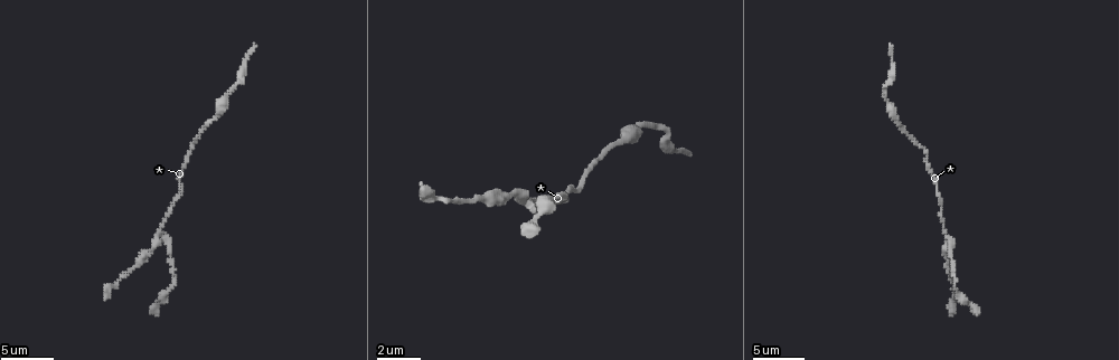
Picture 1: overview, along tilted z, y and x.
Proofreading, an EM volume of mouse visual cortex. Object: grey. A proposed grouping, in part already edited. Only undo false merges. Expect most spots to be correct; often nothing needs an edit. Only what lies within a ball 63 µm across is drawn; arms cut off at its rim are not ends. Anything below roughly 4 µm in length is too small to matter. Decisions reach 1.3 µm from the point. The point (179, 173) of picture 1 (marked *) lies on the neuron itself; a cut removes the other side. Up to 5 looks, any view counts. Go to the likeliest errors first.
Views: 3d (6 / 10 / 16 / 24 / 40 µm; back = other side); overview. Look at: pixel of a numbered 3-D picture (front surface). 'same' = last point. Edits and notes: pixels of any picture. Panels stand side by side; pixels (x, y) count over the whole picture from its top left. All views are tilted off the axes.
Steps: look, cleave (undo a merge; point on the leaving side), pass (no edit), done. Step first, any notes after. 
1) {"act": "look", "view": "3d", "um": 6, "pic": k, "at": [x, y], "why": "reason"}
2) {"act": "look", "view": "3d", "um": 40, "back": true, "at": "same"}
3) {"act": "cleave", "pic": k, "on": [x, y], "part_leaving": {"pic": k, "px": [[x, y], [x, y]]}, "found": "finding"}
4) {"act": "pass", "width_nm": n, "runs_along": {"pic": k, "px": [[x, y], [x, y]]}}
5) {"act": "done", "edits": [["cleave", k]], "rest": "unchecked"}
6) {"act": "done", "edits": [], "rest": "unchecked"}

{"act": "look", "view": "3d", "um": 10, "pic": 1, "at": [163, 234], "why": "a fork"}

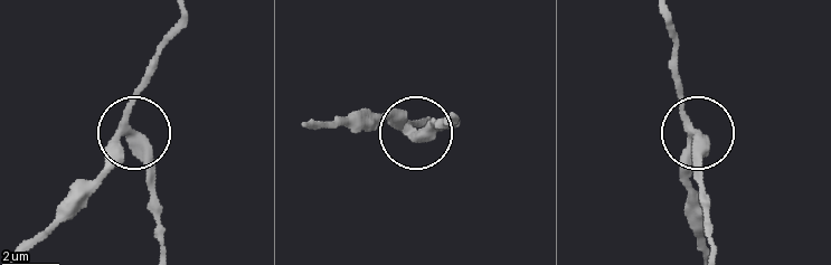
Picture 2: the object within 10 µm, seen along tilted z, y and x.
{"act": "pass", "arms": 3, "runs_along": {"pic": 2, "px": [[177, 10], [175, 32], [130, 113], [115, 158], [69, 204]]}, "found": "all the same neuron"}

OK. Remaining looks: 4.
{"act": "look", "view": "3d", "um": 10, "pic": 1, "at": [224, 98]}

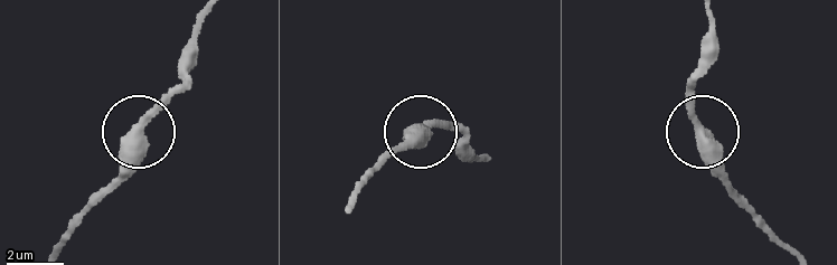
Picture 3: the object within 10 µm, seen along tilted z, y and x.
{"act": "pass", "runs_along": {"pic": 3, "px": [[792, 254], [721, 166], [694, 110], [694, 69]]}, "found": "continuous, no second neuron"}

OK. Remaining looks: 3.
{"act": "look", "view": "3d", "um": 10, "pic": 1, "at": [960, 296], "why": "sudden change in width"}

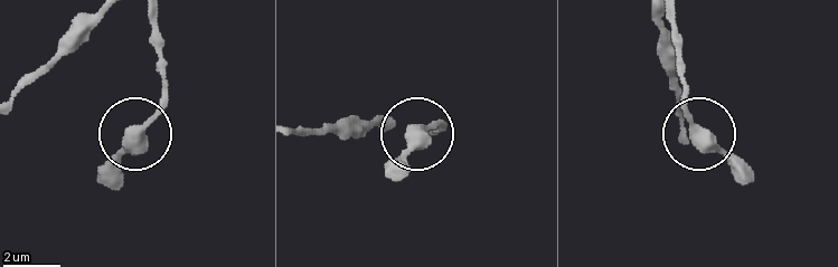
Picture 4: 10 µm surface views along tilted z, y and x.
{"act": "pass", "runs_along": {"pic": 4, "px": [[667, 17], [683, 63], [687, 115], [741, 179]]}, "found": "continuous, no second neuron"}

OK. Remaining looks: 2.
{"act": "done", "edits": [], "rest": "unchecked"}

